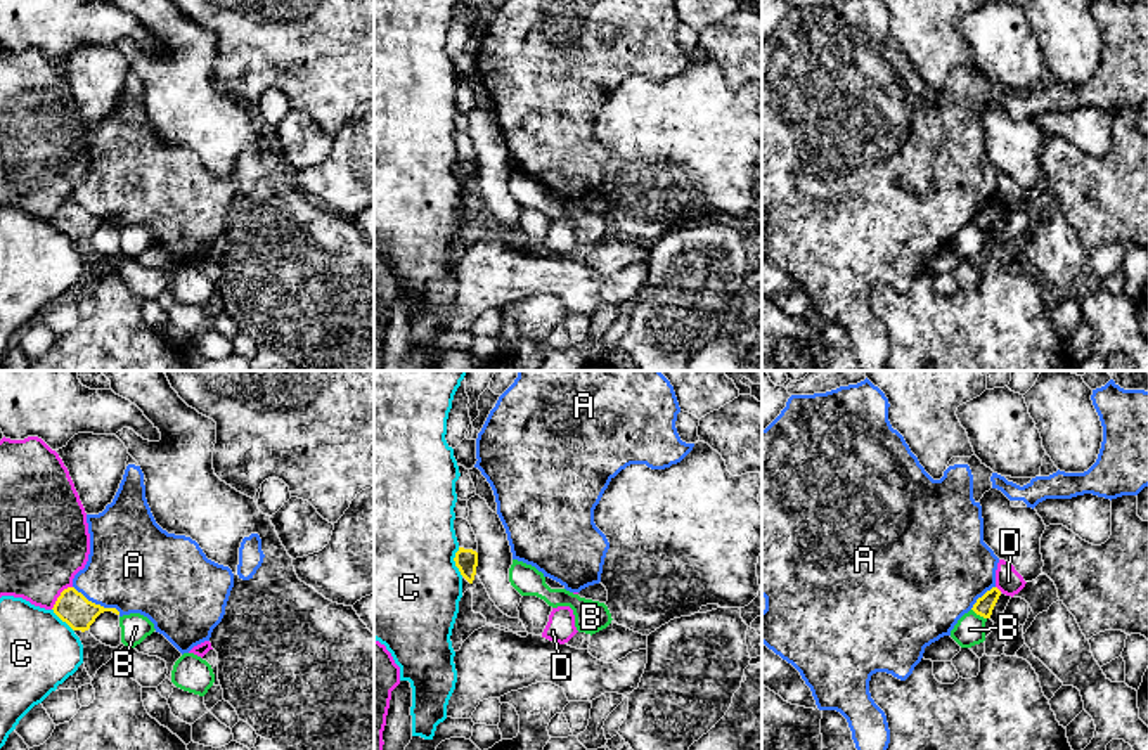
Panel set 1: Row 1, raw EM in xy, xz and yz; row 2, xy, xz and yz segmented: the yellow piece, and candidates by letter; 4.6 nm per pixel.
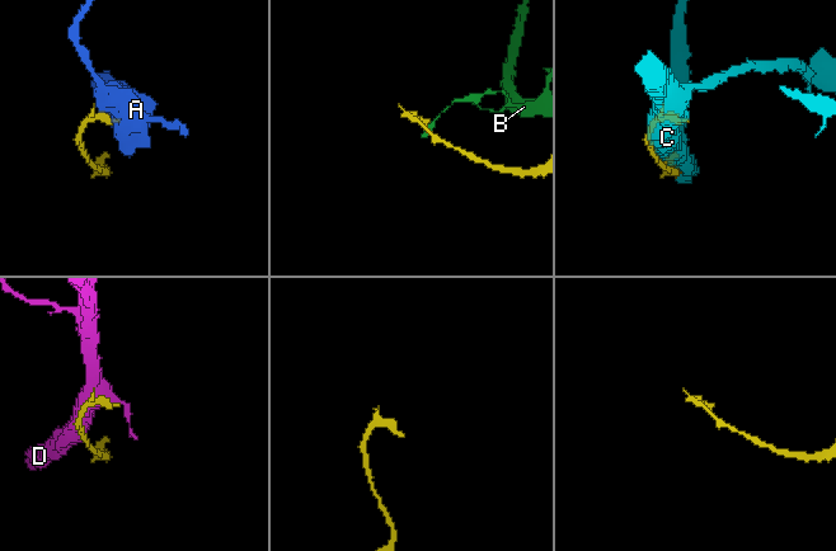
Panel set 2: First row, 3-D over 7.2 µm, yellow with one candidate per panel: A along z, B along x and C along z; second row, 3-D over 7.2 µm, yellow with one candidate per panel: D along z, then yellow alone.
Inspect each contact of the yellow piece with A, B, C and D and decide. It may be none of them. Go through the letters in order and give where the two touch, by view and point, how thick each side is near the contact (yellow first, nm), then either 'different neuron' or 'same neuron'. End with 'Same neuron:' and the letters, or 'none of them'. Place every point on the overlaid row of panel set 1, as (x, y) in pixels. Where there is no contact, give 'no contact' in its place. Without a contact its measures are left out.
A: xy (97, 605) | 160/440 nm | different neuron
B: yz (979, 614) | 90/140 nm | different neuron
C: xz (454, 560) | 110/500 nm | different neuron
D: xy (59, 596) | 160/400 nm | different neuron
Same neuron: none of them

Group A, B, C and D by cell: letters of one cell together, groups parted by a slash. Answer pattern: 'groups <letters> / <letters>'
groups A / B / C / D

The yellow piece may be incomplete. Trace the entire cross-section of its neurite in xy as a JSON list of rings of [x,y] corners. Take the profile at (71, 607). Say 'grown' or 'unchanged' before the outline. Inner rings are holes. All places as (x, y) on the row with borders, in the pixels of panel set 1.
unchanged; [[[68,587],[61,592],[54,605],[54,613],[66,622],[73,630],[88,630],[95,618],[104,611],[119,615],[116,608],[104,608],[88,601],[74,587]]]

